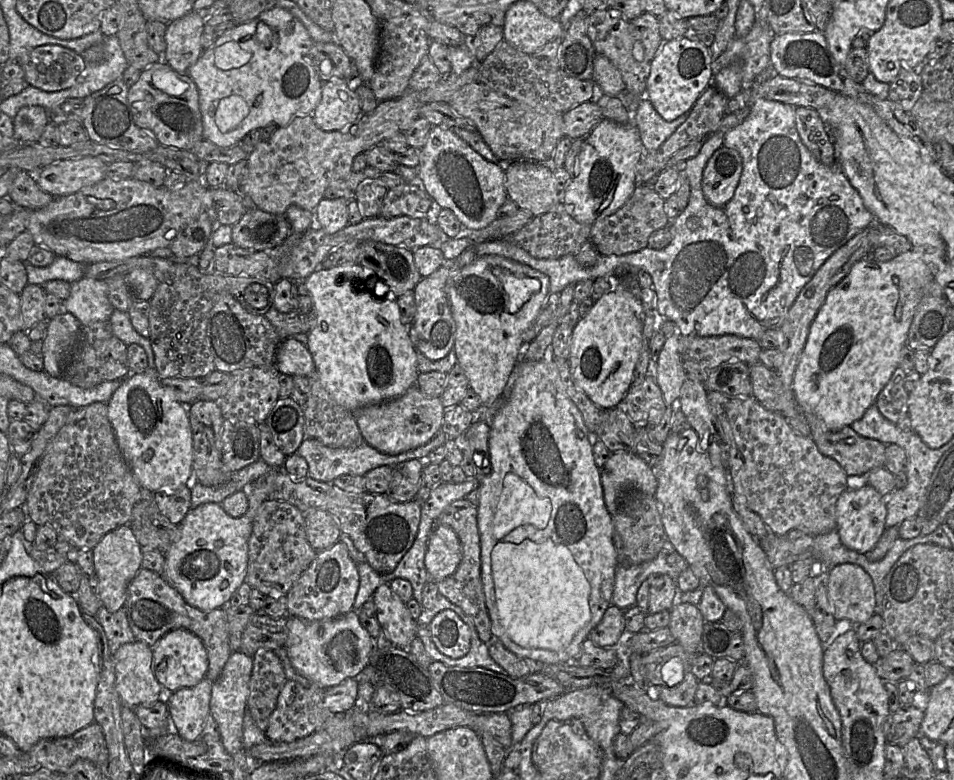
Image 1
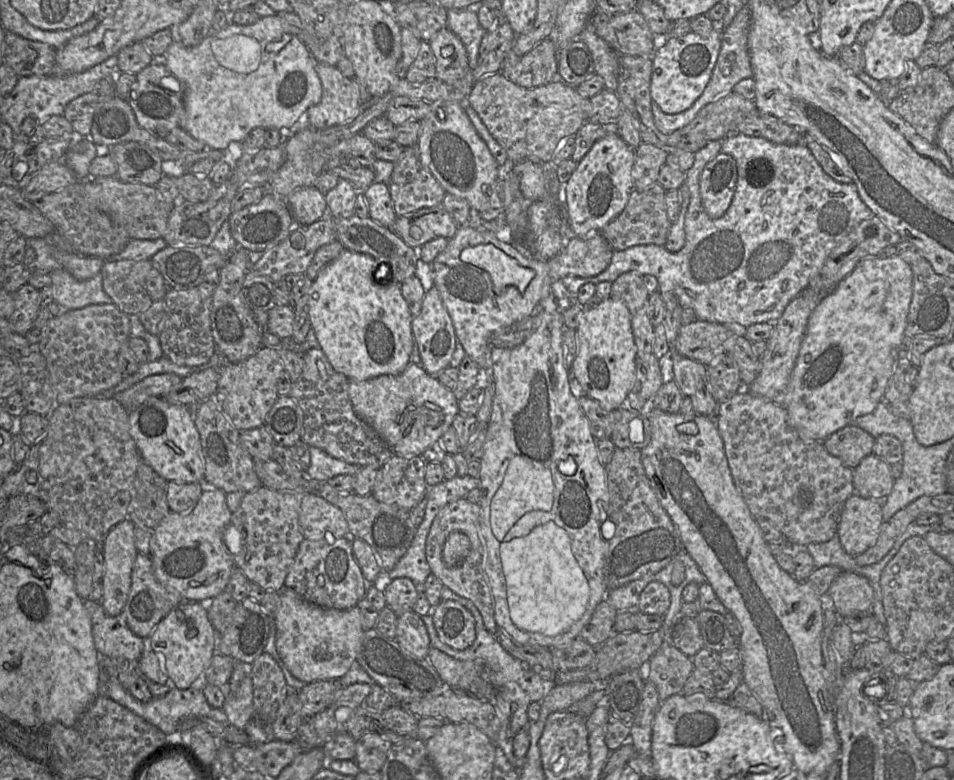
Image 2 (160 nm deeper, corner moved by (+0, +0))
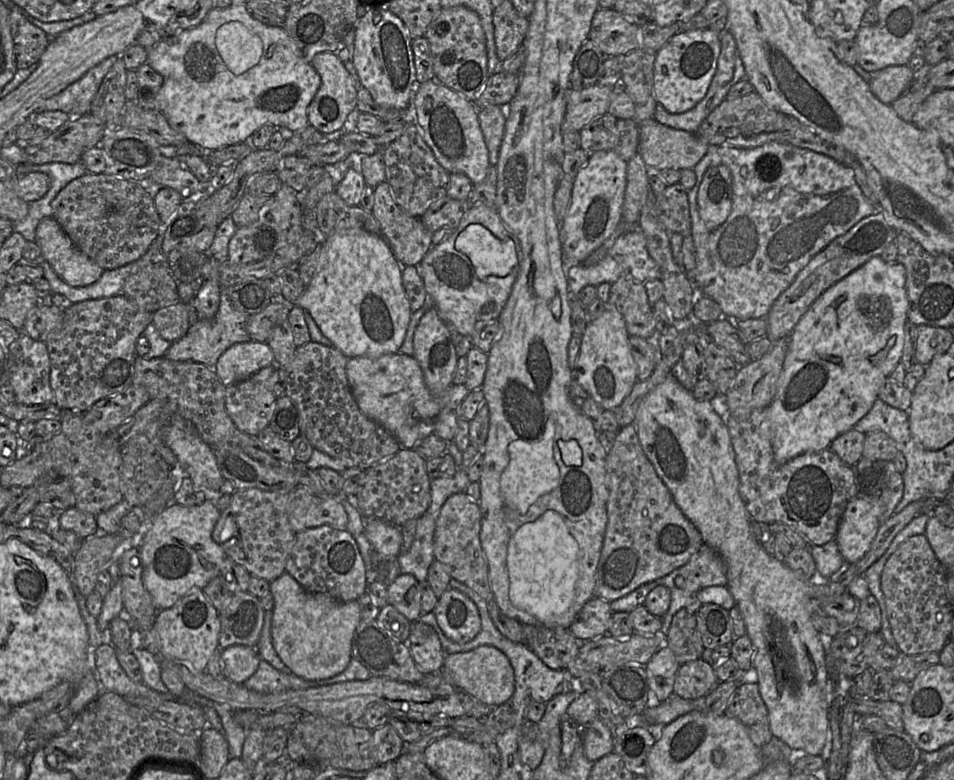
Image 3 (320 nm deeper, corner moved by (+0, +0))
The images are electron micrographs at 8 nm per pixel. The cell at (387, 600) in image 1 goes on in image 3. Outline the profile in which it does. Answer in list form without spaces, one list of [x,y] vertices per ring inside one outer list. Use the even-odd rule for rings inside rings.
[[[420,620],[412,622],[407,644],[422,673],[426,675],[442,670],[446,653],[432,626]]]

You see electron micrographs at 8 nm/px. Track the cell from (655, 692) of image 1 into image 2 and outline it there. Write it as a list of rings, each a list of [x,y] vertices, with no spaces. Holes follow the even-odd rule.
[[[668,639],[651,656],[643,678],[652,682],[663,702],[672,695],[682,693],[694,669],[692,658],[678,650]]]

